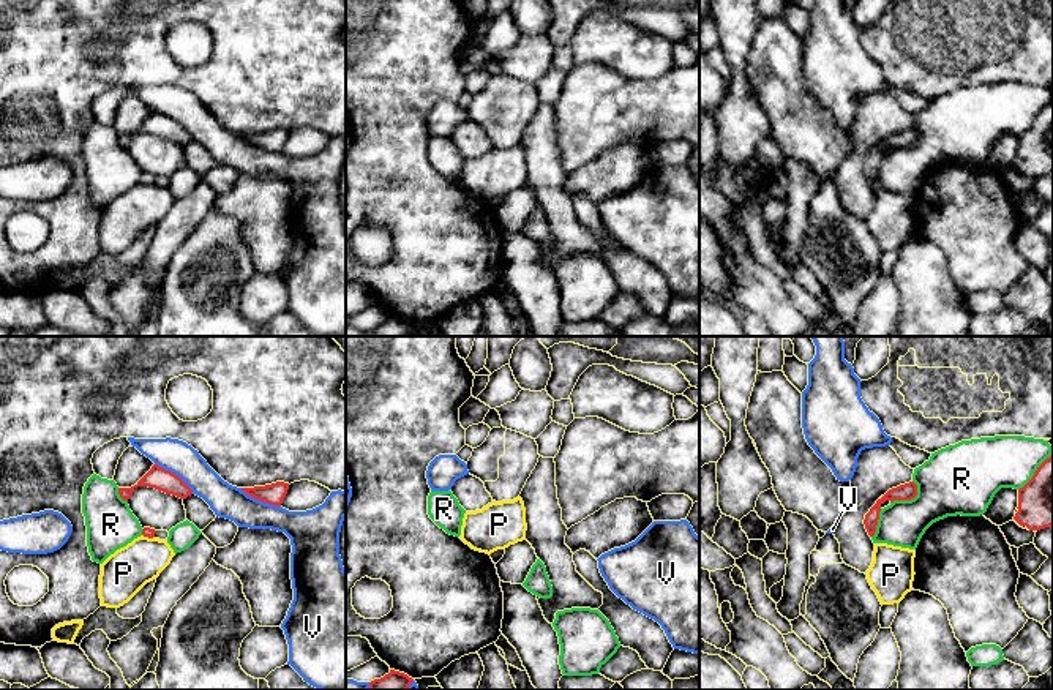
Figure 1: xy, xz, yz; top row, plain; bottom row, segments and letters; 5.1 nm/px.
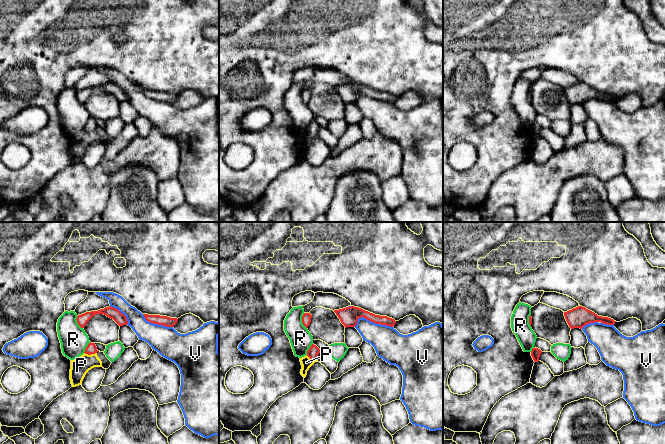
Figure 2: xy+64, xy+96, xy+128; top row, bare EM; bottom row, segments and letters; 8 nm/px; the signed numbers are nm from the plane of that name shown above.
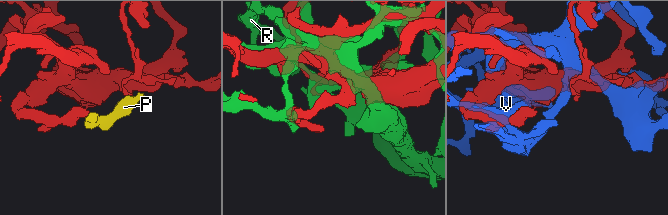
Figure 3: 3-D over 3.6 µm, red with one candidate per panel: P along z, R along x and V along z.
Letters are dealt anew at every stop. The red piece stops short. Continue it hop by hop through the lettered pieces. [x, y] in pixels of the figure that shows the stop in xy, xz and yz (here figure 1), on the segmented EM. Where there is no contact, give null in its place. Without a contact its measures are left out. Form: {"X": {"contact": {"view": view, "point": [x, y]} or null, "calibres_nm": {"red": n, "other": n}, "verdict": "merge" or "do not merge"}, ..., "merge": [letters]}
{"P": {"contact": {"view": "xy", "point": [149, 537]}, "calibres_nm": {"red": 50, "other": 240}, "verdict": "do not merge"}, "R": {"contact": {"view": "yz", "point": [908, 499]}, "calibres_nm": {"red": 90, "other": 340}, "verdict": "do not merge"}, "V": {"contact": {"view": "xy", "point": [174, 474]}, "calibres_nm": {"red": 120, "other": 170}, "verdict": "do not merge"}, "merge": []}

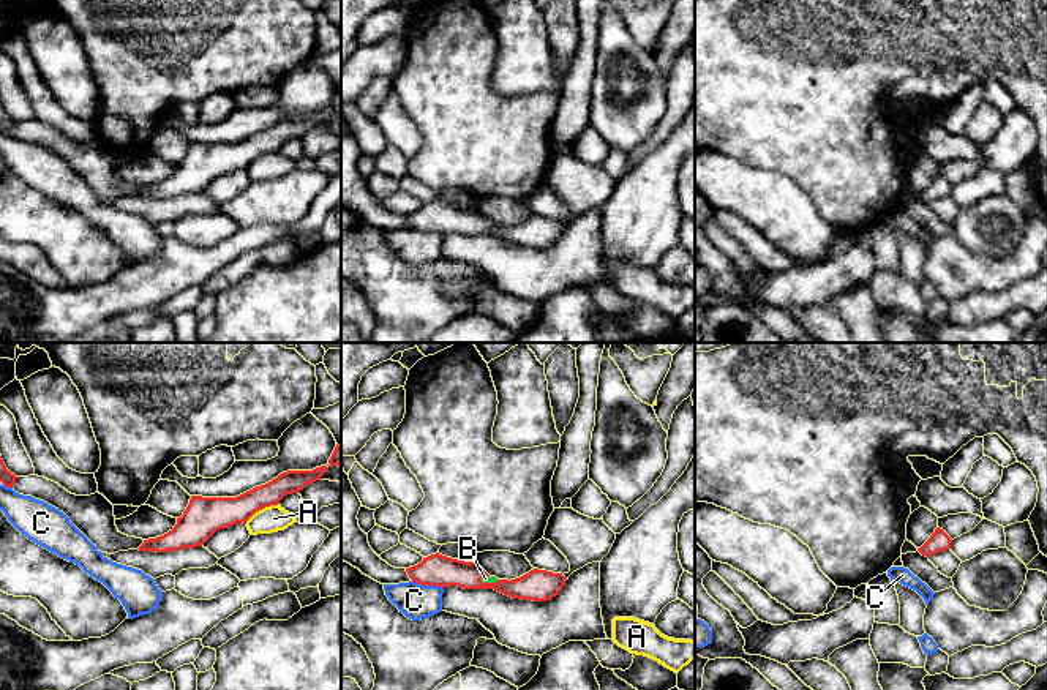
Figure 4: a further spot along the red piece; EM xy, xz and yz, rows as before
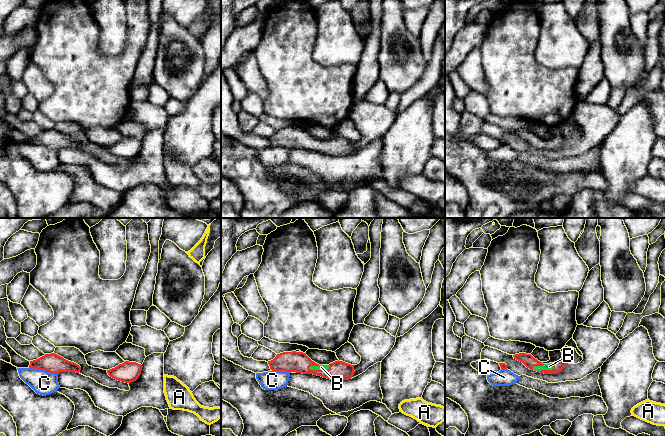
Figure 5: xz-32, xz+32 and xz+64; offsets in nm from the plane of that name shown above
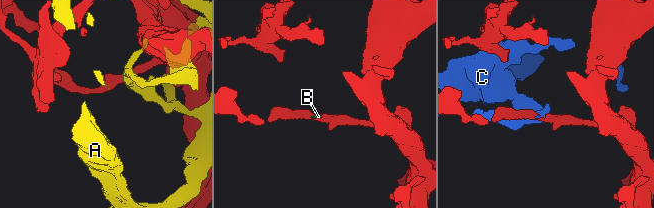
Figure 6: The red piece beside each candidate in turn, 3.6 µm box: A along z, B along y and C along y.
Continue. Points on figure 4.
{"A": {"contact": {"view": "xy", "point": [261, 509]}, "calibres_nm": {"red": 180, "other": 140}, "verdict": "do not merge"}, "B": {"contact": {"view": "xz", "point": [490, 583]}, "calibres_nm": {"red": 160, "other": 30}, "verdict": "merge"}, "C": {"contact": {"view": "xz", "point": [428, 584]}, "calibres_nm": {"red": 160, "other": 180}, "verdict": "do not merge"}, "merge": ["B"]}

